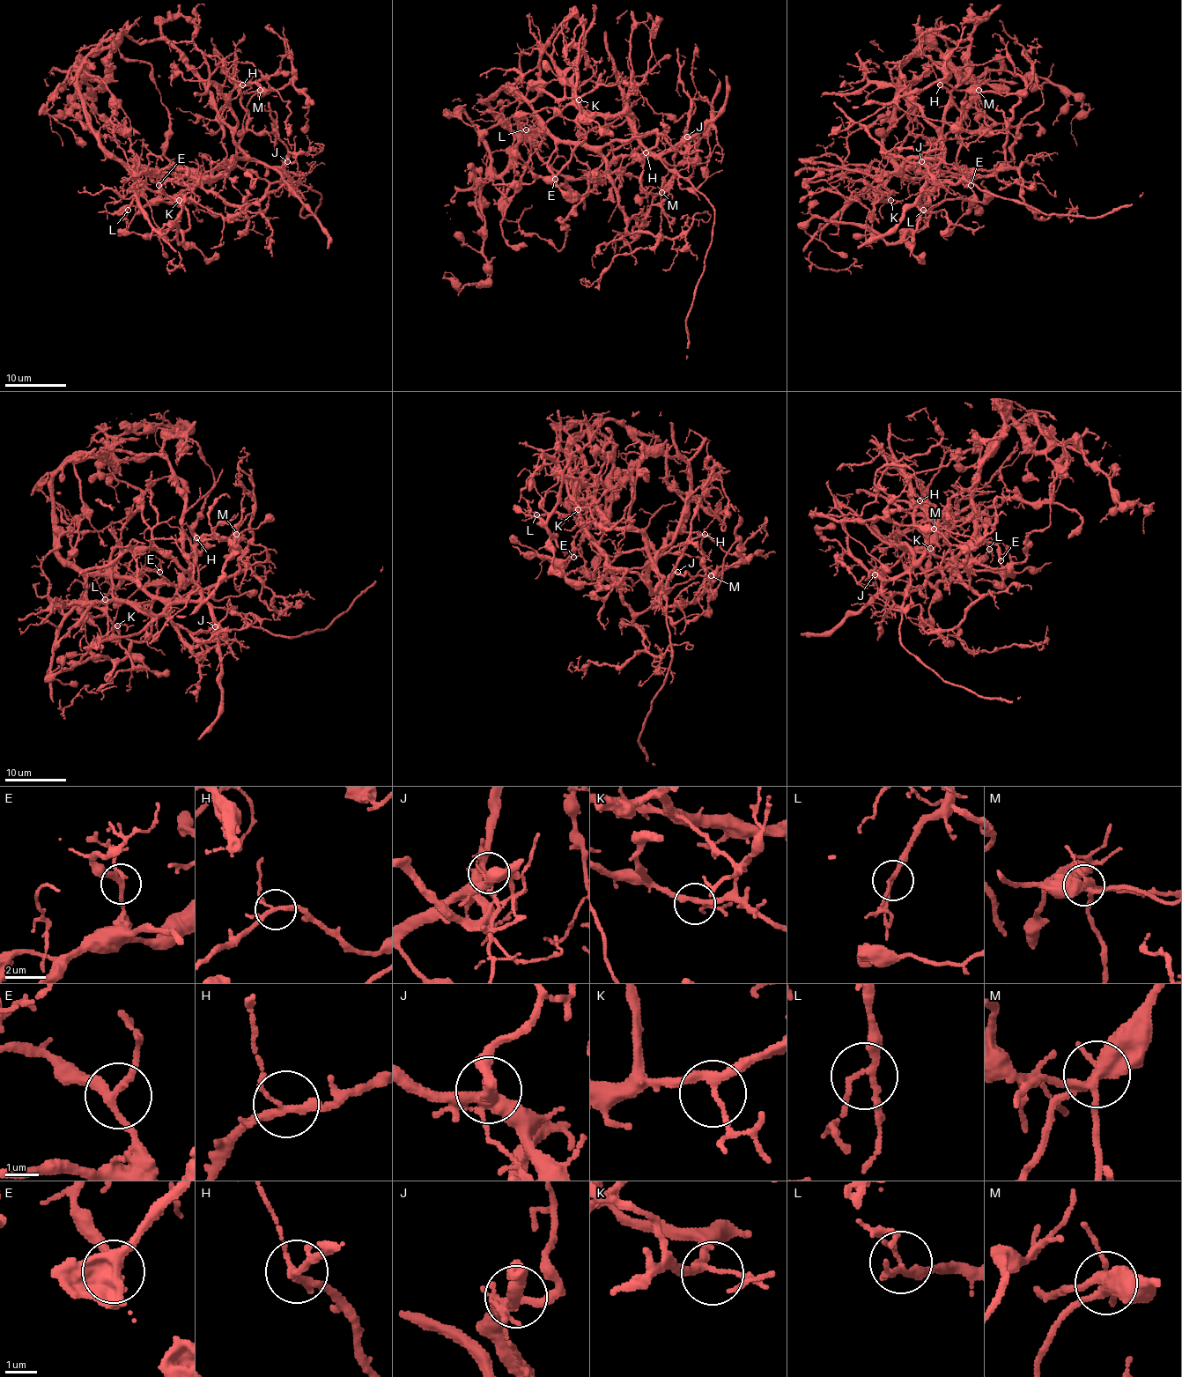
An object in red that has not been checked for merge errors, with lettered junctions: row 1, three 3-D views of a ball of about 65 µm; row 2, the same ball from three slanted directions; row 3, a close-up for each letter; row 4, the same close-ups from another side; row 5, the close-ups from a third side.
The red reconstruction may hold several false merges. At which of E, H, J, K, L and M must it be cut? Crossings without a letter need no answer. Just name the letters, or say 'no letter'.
M

